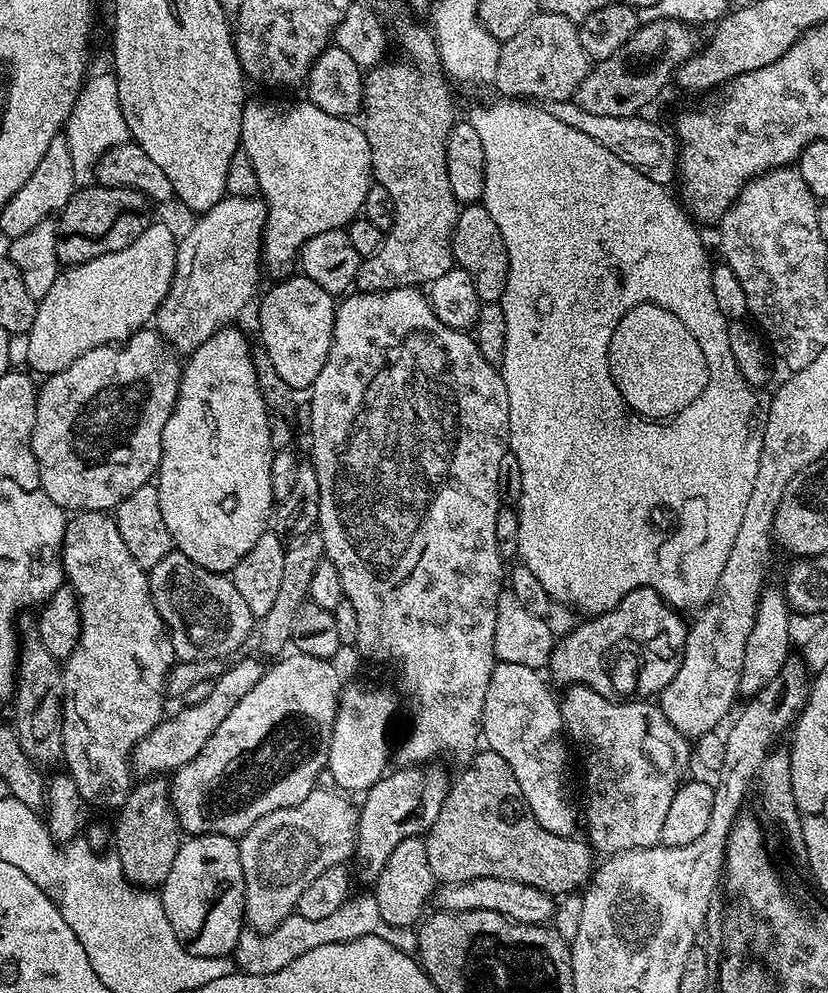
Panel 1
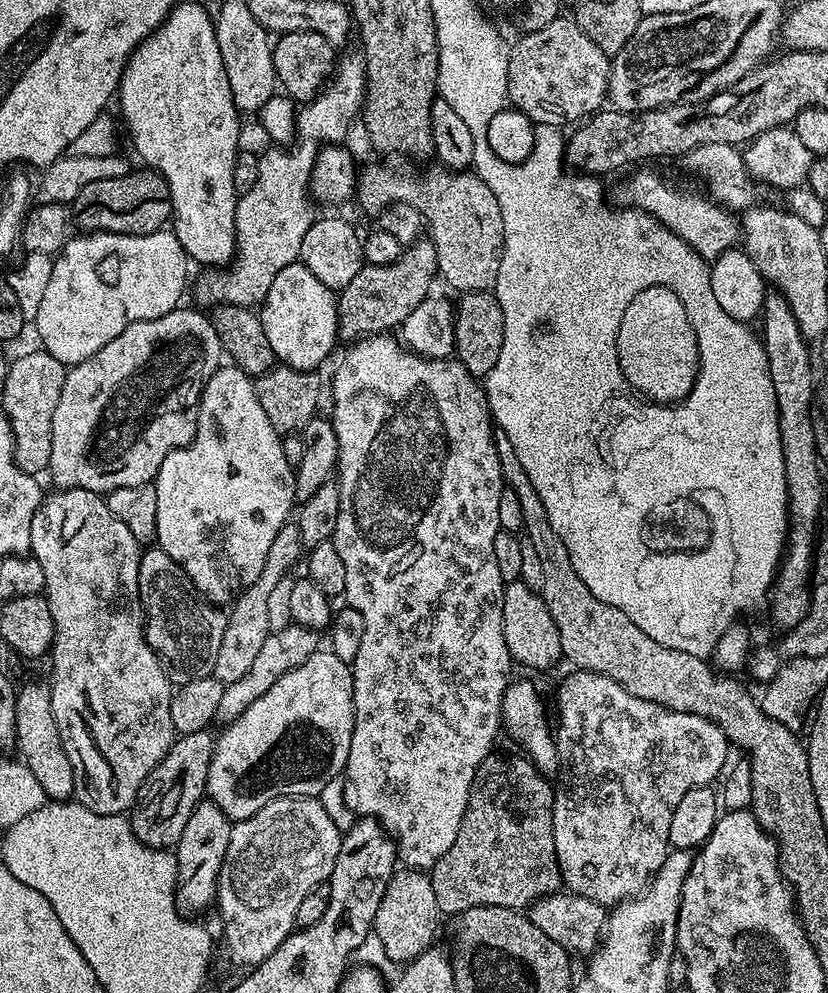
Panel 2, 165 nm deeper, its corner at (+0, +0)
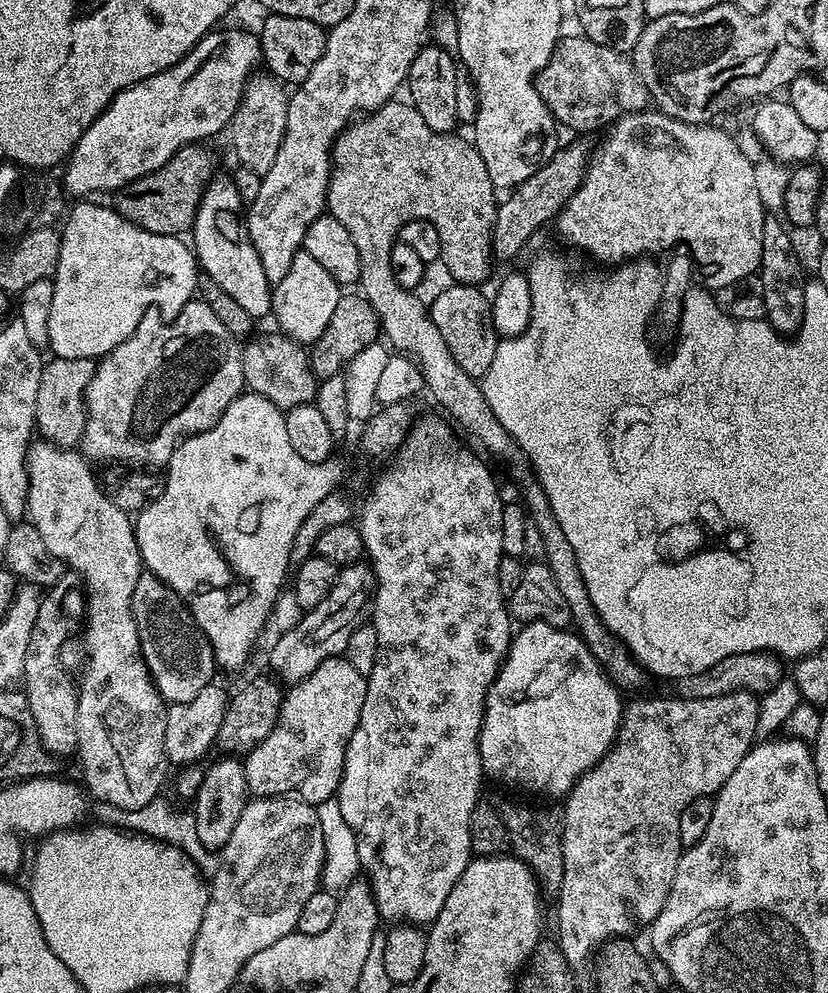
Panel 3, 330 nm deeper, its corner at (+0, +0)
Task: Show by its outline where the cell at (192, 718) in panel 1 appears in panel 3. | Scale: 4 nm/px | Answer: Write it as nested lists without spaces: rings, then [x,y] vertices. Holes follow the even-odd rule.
[[[357,562],[346,564],[339,569],[334,586],[318,606],[305,611],[304,617],[294,626],[294,630],[286,630],[286,634],[275,637],[271,641],[272,649],[268,652],[268,664],[285,680],[285,685],[291,686],[305,680],[316,667],[326,662],[332,656],[341,655],[346,650],[346,642],[350,642],[350,634],[365,619],[370,608],[370,597],[376,586],[376,578],[367,563]]]

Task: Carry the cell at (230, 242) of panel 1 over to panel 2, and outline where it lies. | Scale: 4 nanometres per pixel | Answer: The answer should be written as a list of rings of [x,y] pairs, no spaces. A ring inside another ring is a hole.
[[[357,54],[357,56],[348,56],[339,61],[338,67],[331,80],[324,85],[320,90],[319,96],[307,101],[296,113],[296,131],[298,135],[295,137],[294,143],[291,146],[272,146],[268,153],[263,153],[260,156],[260,165],[258,166],[258,182],[254,182],[254,190],[243,193],[236,201],[236,254],[230,266],[223,270],[208,270],[204,277],[200,280],[200,296],[208,303],[208,306],[216,306],[221,304],[233,304],[234,306],[242,306],[243,308],[255,309],[257,306],[263,304],[266,294],[270,290],[270,282],[274,282],[274,278],[278,278],[278,273],[286,270],[286,266],[297,263],[300,258],[300,251],[302,250],[302,238],[306,234],[306,230],[310,230],[314,219],[312,207],[314,201],[310,195],[310,185],[312,183],[312,171],[316,165],[316,155],[319,154],[322,146],[336,146],[348,136],[348,120],[352,120],[361,115],[364,106],[364,91],[368,88],[368,71],[364,65],[364,56]]]

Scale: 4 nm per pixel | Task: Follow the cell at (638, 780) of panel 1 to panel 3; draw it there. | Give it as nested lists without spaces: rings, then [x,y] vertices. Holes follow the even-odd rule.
[[[743,690],[738,692],[727,692],[724,696],[711,696],[701,700],[636,700],[627,705],[624,715],[620,718],[620,730],[616,733],[616,743],[609,748],[608,753],[598,761],[592,769],[585,772],[577,780],[572,791],[568,793],[563,801],[562,807],[562,862],[564,863],[564,873],[562,874],[562,886],[558,893],[560,905],[556,908],[556,924],[560,927],[560,940],[558,947],[564,955],[566,962],[572,970],[589,967],[594,953],[609,940],[617,938],[628,938],[640,927],[651,925],[656,916],[664,908],[666,898],[672,889],[676,867],[680,861],[681,847],[678,838],[678,818],[682,818],[682,810],[694,798],[699,796],[715,797],[720,787],[738,770],[738,762],[746,758],[746,754],[752,749],[756,736],[756,718],[759,711],[757,697],[751,692]]]

